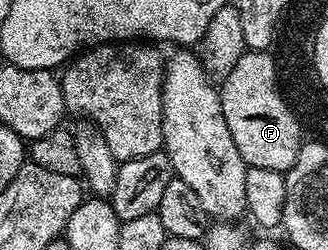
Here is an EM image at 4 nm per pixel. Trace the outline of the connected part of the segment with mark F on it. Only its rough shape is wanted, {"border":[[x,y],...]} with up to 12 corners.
{"border":[[248,49],[220,83],[246,167],[287,172],[303,145],[274,90]]}

